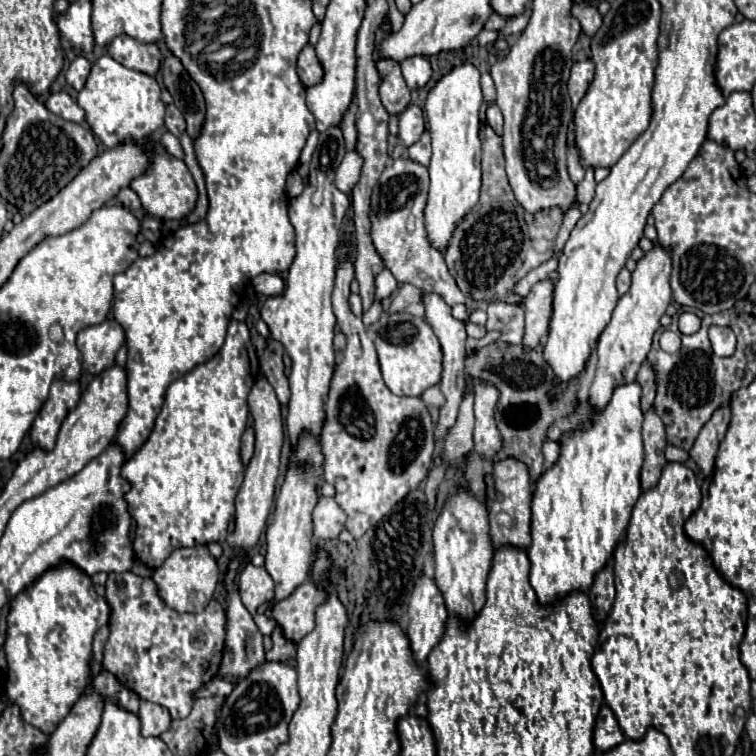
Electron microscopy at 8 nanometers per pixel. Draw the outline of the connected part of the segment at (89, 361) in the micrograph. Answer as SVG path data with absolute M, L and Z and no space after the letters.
M108 318L102 324L84 328L76 342L82 352L82 368L90 374L100 374L114 364L114 356L124 344L124 330L116 320Z

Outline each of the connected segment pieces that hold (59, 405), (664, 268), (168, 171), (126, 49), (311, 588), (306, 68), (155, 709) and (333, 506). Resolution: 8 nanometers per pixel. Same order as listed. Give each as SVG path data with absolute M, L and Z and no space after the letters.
M66 380L52 382L50 396L48 396L46 404L42 406L40 414L36 416L32 430L30 430L30 438L38 448L52 450L52 446L56 444L60 424L66 418L66 414L72 408L76 408L80 394L82 394L82 390L80 390L78 382L66 382Z
M654 242L654 246L636 262L630 290L618 298L612 318L598 338L598 368L588 394L592 406L604 408L610 402L612 390L618 384L636 380L638 368L646 358L646 354L650 352L652 336L660 328L660 318L666 312L668 304L672 302L670 272L672 272L672 258L668 250L660 246L660 242Z
M156 150L156 154L152 156L152 164L150 164L148 172L142 174L140 178L132 180L130 188L140 196L142 208L148 214L152 214L152 216L156 216L160 220L180 220L180 218L186 218L194 210L196 198L198 198L196 184L192 180L190 170L184 164L184 160L174 158L166 150Z
M126 34L112 40L108 54L122 66L154 76L160 68L160 50L156 44L142 44Z
M304 582L288 598L274 606L274 620L282 626L288 640L300 642L314 630L314 614L324 600L324 588L316 586L314 582Z
M310 44L304 46L304 50L298 56L296 72L298 72L298 76L300 76L300 80L302 80L304 86L314 86L314 84L318 84L322 80L324 68L318 62L318 56L314 52L314 46L310 46Z
M142 702L138 716L142 720L142 736L160 736L170 726L168 710L154 702Z
M320 496L312 512L312 520L314 520L314 536L322 540L332 540L344 530L346 514L340 510L334 498Z

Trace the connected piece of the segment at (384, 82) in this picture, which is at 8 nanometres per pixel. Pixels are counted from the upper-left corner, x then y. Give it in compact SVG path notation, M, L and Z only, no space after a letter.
M390 58L376 60L380 74L380 100L390 114L400 114L410 104L410 90L402 78L400 64Z

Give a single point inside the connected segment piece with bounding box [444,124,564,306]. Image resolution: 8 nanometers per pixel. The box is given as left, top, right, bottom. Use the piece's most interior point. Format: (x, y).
(497, 243)

